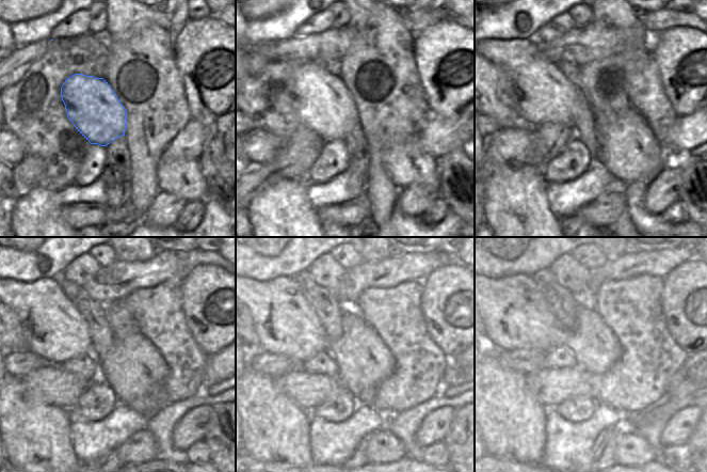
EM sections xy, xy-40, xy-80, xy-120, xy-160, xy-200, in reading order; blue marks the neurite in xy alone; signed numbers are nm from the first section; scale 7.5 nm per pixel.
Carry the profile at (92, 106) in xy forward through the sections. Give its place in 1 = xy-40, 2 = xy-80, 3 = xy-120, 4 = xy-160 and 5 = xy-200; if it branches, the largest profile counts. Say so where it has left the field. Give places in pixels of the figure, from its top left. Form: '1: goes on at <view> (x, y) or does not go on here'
1: goes on at xy-40 (324, 105)
2: goes on at xy-80 (545, 94)
3: goes on at xy-120 (54, 330)
4: goes on at xy-160 (285, 323)
5: goes on at xy-200 (516, 316)

